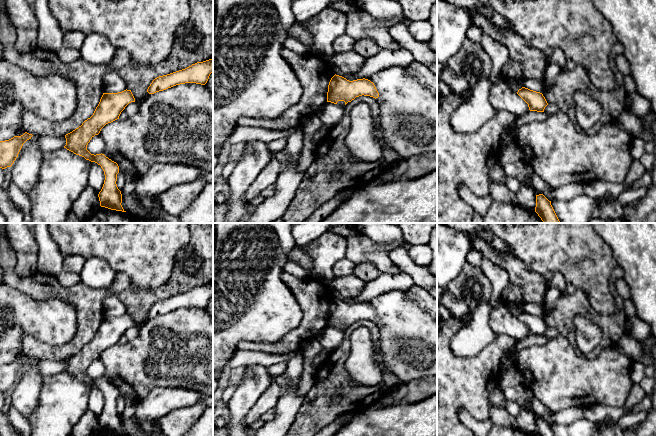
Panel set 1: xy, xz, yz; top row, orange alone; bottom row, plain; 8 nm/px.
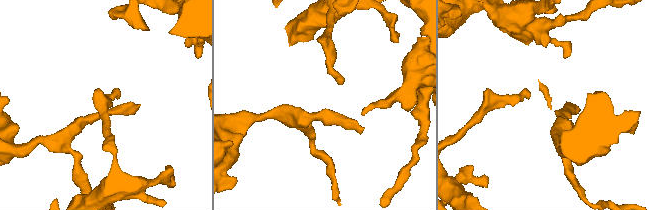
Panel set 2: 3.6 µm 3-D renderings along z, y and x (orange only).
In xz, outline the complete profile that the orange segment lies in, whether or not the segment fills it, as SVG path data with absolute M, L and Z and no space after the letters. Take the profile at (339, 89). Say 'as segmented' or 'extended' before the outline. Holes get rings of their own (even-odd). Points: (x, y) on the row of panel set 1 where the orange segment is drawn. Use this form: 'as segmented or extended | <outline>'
as segmented | M335 74L328 85L327 102L337 104L338 101L344 101L346 105L362 95L375 99L379 97L374 83L370 80L363 78L349 81Z

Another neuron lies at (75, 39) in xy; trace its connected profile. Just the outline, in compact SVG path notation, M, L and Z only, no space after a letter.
M79 31L66 32L63 37L63 46L80 50L85 37L86 35Z

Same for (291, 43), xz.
M291 36L287 40L285 40L284 47L298 54L310 54L311 53L310 47L304 45L302 42L300 42L299 40Z

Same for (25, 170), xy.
M38 136L27 140L11 166L12 182L24 193L31 193L36 185L42 164L42 151L38 145Z

